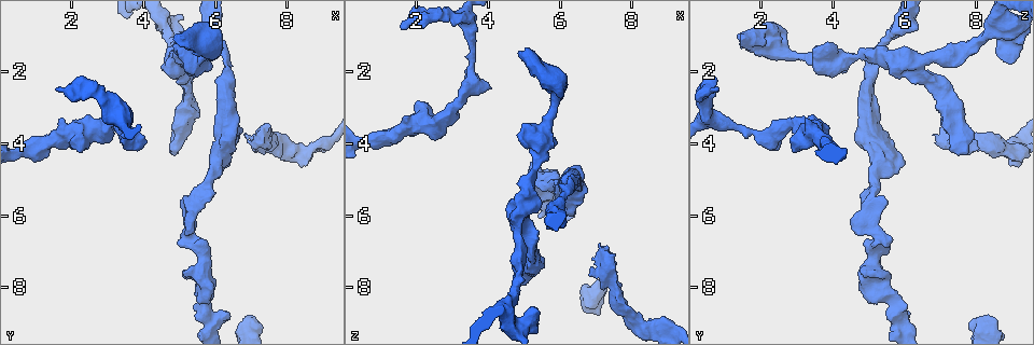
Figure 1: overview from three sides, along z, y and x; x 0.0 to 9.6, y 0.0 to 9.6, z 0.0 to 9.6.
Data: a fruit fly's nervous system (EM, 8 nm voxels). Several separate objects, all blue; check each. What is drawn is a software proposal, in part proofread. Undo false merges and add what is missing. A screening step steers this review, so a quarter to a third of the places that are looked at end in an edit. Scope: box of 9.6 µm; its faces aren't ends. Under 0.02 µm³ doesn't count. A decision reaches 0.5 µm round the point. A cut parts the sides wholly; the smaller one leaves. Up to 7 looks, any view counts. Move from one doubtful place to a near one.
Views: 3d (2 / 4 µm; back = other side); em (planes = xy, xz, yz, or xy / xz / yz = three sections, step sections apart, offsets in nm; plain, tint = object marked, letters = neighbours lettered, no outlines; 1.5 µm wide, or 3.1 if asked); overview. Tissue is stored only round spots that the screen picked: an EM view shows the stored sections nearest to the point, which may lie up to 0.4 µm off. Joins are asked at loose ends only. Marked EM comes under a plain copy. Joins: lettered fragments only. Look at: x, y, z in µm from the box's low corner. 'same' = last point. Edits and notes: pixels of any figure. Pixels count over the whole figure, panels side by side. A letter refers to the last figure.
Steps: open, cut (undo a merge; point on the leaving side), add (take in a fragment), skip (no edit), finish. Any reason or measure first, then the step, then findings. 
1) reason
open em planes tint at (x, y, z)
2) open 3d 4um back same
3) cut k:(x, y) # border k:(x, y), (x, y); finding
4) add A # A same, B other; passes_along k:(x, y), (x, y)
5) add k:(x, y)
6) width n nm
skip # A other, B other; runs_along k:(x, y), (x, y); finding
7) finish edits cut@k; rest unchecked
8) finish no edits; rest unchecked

narrows sharply
open 3d 4um at (5.75, 1.50, 3.10)

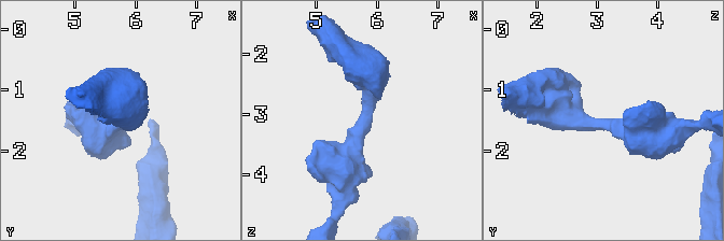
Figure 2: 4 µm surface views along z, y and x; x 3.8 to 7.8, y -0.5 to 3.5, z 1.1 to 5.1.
arm_widths 460, 650 nm; shape alone is not enough
open em planes letters at (5.75, 1.55, 3.10)

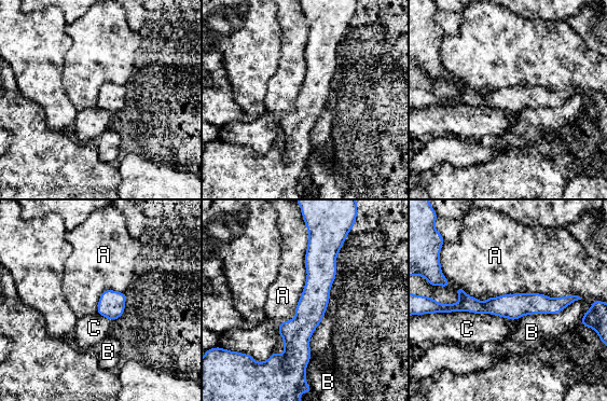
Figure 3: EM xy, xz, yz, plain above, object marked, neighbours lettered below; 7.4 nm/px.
skip # A other, B other, C other; runs_along 3:(311, 238), (300, 368); all the same neuron

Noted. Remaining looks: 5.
an open end
open em planes letters at (4.80, 1.05, 1.50)

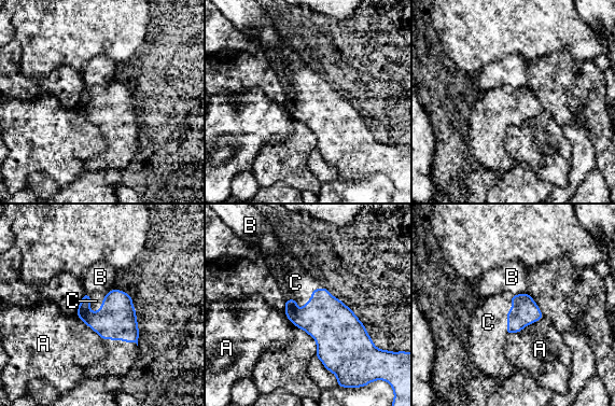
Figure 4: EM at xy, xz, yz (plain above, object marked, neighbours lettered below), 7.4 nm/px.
add 4:(295, 282) # A other, B other, C same; it goes on there

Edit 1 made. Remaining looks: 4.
branch stops here
open em yz step 4 tint at (1.65, 2.50, 0.80)

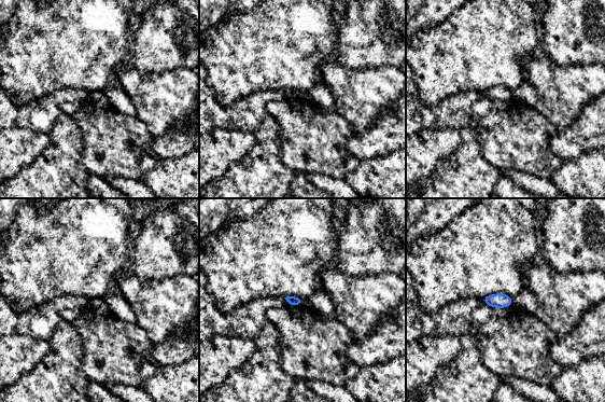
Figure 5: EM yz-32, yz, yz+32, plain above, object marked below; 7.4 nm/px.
another direction
open em planes letters same

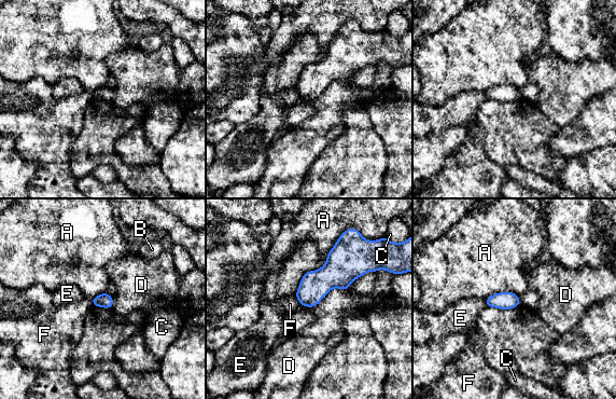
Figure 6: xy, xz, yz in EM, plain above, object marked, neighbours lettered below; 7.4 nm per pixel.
skip # A other, B other, C other, D other, E other, F other; no lettered fragment goes on from it

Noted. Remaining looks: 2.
finish edits add@4; rest unchecked

